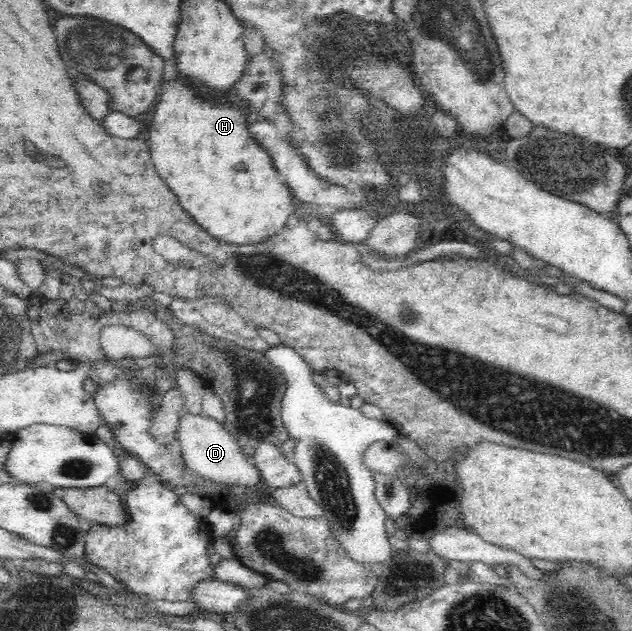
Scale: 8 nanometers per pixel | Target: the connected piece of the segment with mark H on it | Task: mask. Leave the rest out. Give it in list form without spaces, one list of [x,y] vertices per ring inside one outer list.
[[[180,77],[162,84],[162,93],[154,107],[154,121],[148,129],[148,143],[152,162],[156,165],[155,170],[178,197],[180,205],[206,233],[234,245],[262,243],[284,227],[288,217],[294,213],[297,201],[292,201],[290,189],[278,179],[278,173],[272,169],[272,159],[268,159],[268,153],[248,133],[246,123],[253,118],[251,113],[237,100],[214,103],[198,97],[196,90],[197,88]]]

